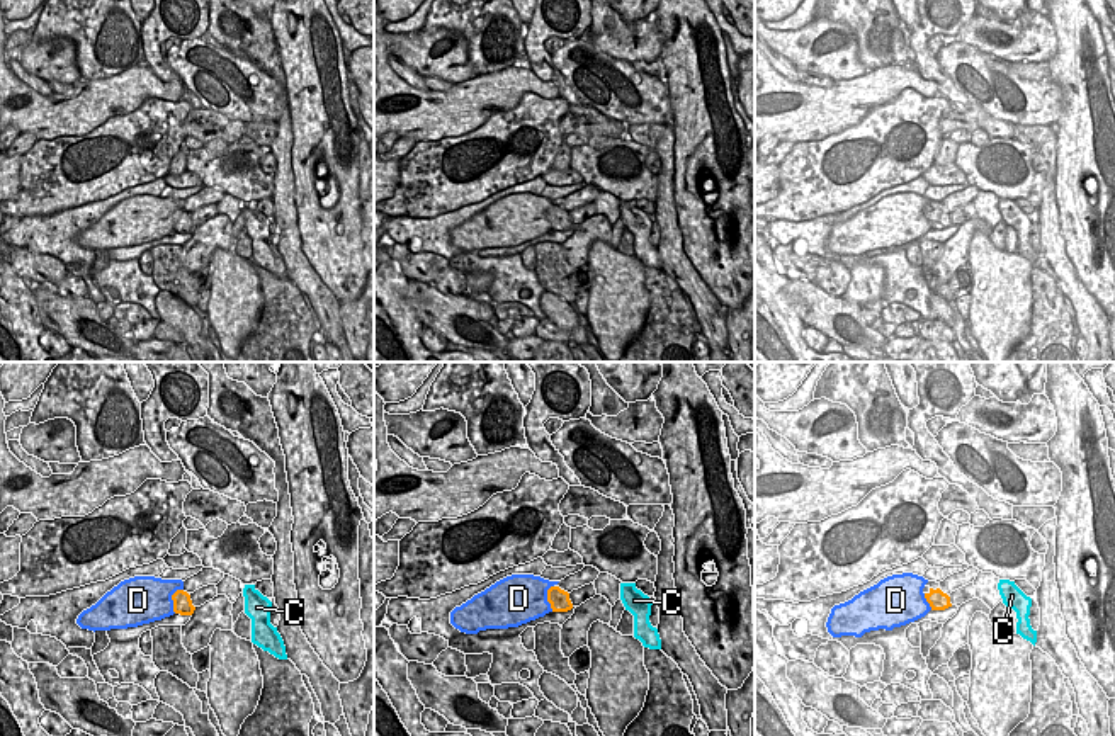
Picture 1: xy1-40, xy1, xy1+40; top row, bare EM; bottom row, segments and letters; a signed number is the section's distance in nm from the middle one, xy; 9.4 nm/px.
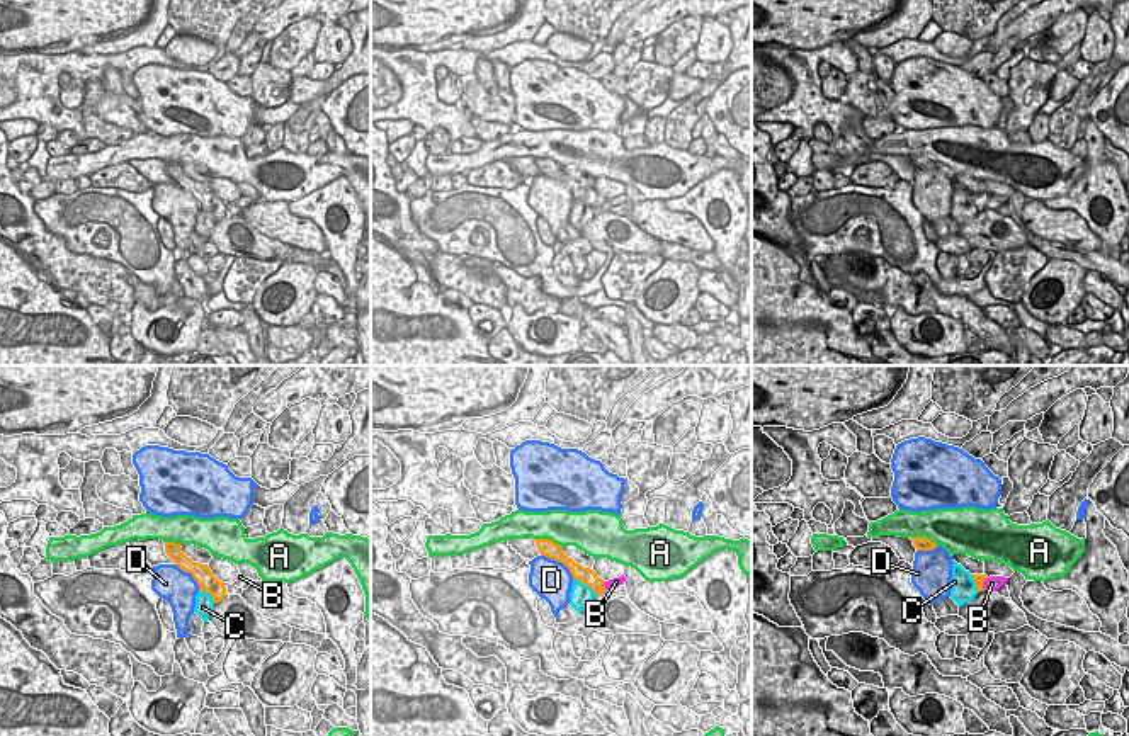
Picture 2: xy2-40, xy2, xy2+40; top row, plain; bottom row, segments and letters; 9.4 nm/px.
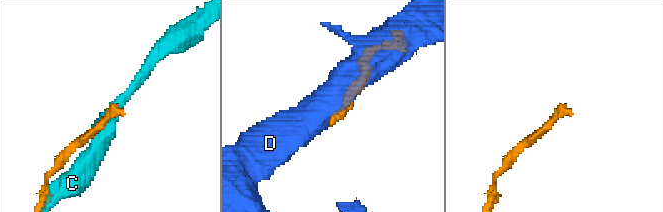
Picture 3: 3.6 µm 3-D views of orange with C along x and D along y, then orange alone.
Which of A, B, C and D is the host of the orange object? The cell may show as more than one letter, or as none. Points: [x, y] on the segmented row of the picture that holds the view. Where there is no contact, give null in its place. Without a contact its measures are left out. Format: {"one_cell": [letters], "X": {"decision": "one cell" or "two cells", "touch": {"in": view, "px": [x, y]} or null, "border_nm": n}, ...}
{"one_cell": [], "A": {"decision": "two cells", "touch": {"in": "xy2", "px": [548, 539]}, "border_nm": 280}, "B": {"decision": "two cells", "touch": {"in": "xy2", "px": [602, 585]}, "border_nm": 90}, "C": {"decision": "two cells", "touch": {"in": "xy2", "px": [585, 583]}, "border_nm": 260}, "D": {"decision": "two cells", "touch": {"in": "xy2", "px": [560, 561]}, "border_nm": 400}}

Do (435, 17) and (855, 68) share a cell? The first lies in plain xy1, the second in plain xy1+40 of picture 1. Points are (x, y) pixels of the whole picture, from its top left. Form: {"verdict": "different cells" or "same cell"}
{"verdict": "different cells"}

